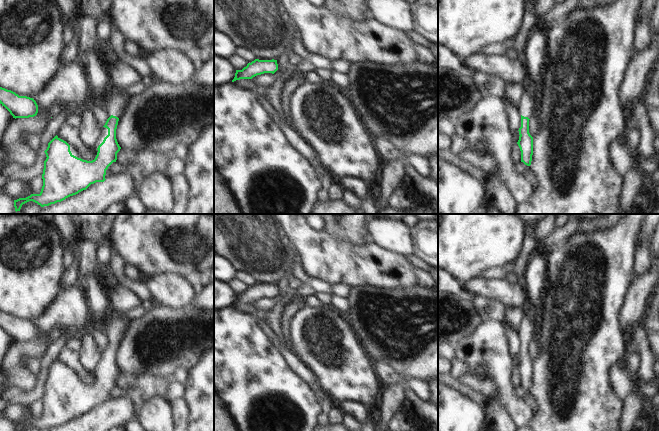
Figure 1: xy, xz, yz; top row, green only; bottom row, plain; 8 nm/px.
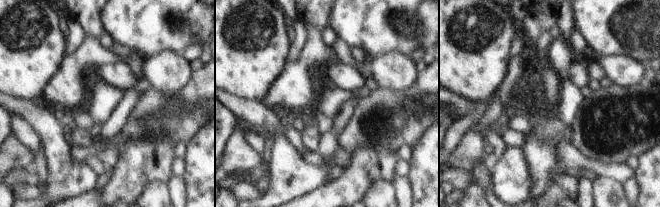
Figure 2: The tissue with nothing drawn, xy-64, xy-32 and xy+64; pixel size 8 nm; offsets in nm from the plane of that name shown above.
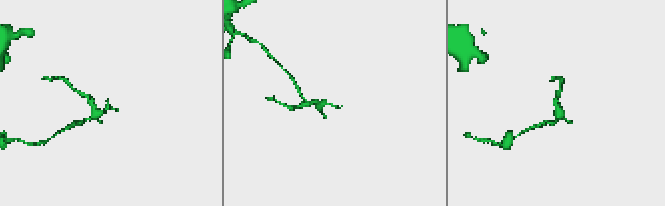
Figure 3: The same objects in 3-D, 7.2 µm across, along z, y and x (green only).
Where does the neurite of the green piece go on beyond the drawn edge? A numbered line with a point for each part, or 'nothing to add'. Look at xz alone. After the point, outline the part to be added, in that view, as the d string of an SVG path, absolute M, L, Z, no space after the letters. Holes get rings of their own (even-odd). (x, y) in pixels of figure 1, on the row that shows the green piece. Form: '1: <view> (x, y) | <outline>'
nothing to add

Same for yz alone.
1: yz (535, 53) | M534 29L523 53L523 59L529 68L529 76L518 106L520 115L529 119L533 117L536 109L536 95L543 78L546 58L547 36L543 31Z

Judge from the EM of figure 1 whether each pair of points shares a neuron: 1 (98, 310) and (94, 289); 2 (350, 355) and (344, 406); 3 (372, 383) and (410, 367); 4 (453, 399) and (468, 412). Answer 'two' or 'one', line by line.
1: one
2: two
3: two
4: one

